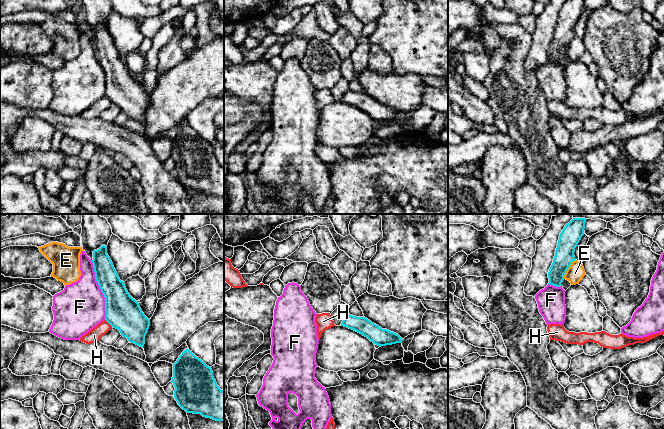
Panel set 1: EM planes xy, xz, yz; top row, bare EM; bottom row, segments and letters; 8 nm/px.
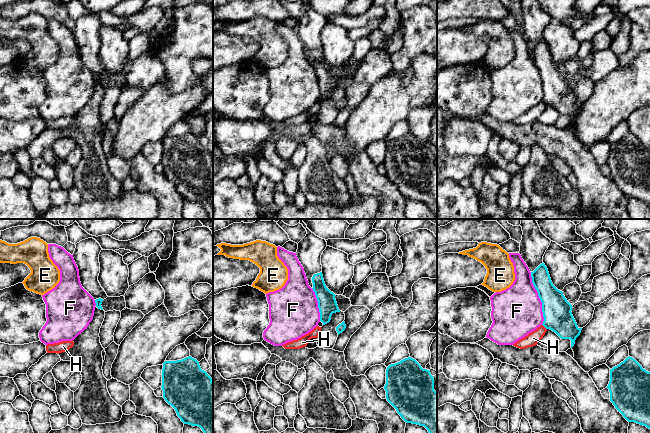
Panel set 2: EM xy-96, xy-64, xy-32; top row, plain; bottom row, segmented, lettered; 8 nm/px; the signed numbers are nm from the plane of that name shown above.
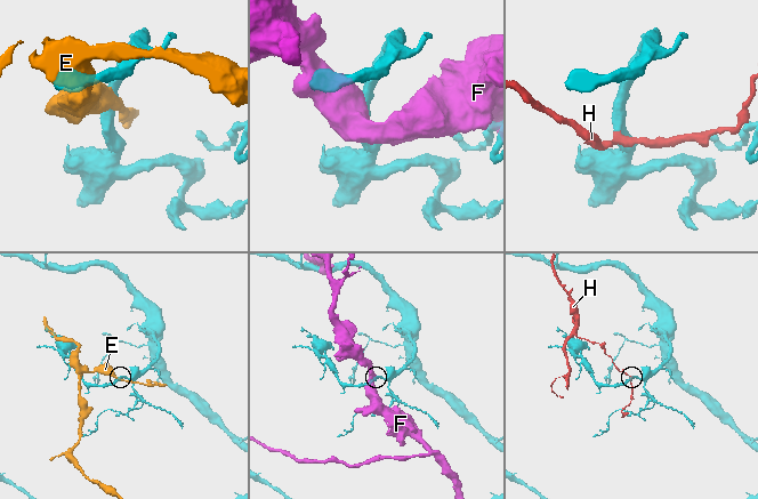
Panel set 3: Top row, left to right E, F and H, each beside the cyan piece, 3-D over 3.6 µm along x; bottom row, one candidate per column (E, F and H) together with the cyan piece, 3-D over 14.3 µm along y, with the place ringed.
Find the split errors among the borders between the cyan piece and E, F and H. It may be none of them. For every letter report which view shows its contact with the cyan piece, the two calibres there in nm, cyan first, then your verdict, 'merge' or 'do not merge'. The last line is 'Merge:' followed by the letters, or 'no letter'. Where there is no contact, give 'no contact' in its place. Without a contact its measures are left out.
E: yz | 160/140 nm | do not merge
F: xy | 280/400 nm | do not merge
H: xy | 280/110 nm | do not merge
Merge: no letter

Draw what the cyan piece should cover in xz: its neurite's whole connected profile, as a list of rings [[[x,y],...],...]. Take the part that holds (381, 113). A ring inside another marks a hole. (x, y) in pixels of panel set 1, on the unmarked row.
[[[349,90],[343,95],[341,102],[347,103],[362,110],[363,112],[367,113],[371,118],[380,123],[402,119],[403,116],[398,110],[387,105],[382,105],[364,92],[356,93]]]

